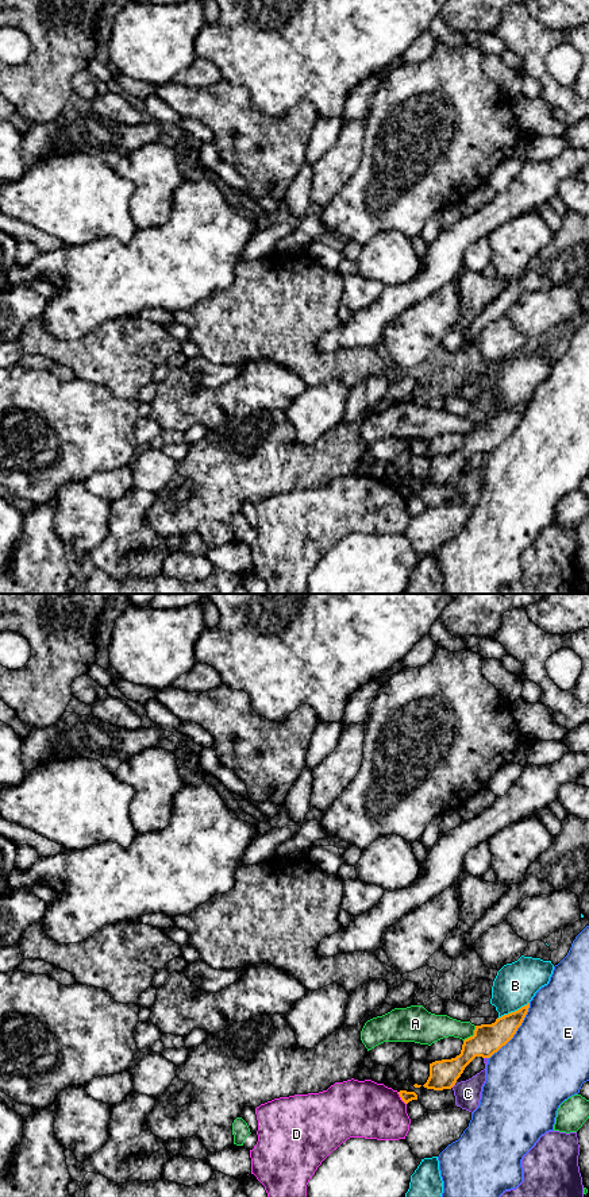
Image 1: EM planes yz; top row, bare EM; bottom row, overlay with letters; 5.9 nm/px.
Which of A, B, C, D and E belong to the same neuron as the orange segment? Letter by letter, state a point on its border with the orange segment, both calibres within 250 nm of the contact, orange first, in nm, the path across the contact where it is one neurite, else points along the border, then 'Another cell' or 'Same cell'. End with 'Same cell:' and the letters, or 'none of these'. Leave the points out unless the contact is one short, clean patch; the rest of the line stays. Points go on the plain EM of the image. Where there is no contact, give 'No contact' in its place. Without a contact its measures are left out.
A: Touches orange at yz (473, 431). Thickness 180 nm (orange) against 160 nm. Another cell
B: Touches orange at yz (512, 408). Thickness 180 nm (orange) against 260 nm. Another cell
C: Touches orange at yz (485, 452). Thickness 180 nm (orange) against 160 nm. Boundary: yz (484, 452), (487, 454). Another cell
D: Touches orange at yz (401, 494). Thickness 70 nm (orange) against 340 nm. Boundary: yz (397, 487), (405, 499). Another cell
E: Touches orange at yz (515, 428). Thickness 180 nm (orange) against 500 nm. Another cell
Same cell: none of these

